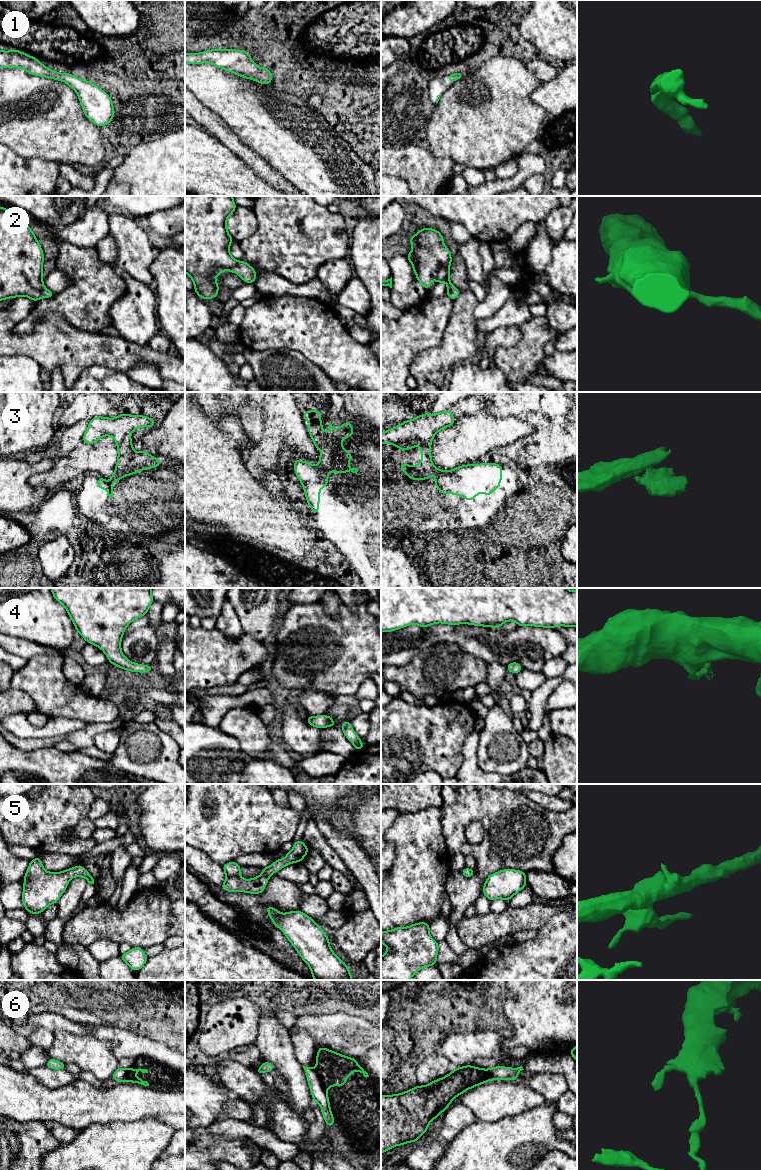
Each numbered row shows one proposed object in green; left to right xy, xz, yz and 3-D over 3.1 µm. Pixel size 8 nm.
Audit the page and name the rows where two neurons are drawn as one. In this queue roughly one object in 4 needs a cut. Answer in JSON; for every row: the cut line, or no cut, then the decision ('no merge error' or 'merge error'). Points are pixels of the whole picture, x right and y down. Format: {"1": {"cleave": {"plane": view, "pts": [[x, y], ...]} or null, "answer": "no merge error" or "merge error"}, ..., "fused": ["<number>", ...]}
{"1": {"cleave": null, "answer": "no merge error"}, "2": {"cleave": null, "answer": "no merge error"}, "3": {"cleave": {"plane": "xz", "pts": [[322, 432], [337, 432], [346, 436]]}, "answer": "merge error"}, "4": {"cleave": null, "answer": "no merge error"}, "5": {"cleave": null, "answer": "no merge error"}, "6": {"cleave": {"plane": "xz", "pts": [[314, 1069], [326, 1091]]}, "answer": "merge error"}, "fused": ["3", "6"]}

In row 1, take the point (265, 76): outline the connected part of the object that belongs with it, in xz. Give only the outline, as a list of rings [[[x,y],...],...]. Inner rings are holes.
[[[211,49],[200,53],[185,53],[185,63],[209,63],[260,84],[270,84],[273,80],[271,71],[265,67],[258,67],[245,50]]]

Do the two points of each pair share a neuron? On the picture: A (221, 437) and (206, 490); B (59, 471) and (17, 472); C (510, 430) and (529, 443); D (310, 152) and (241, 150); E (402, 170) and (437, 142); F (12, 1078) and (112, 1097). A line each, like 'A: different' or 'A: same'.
A: same
B: different
C: different
D: different
E: different
F: same

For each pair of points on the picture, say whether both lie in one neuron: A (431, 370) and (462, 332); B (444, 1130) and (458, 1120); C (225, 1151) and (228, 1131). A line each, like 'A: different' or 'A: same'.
A: same
B: same
C: different

